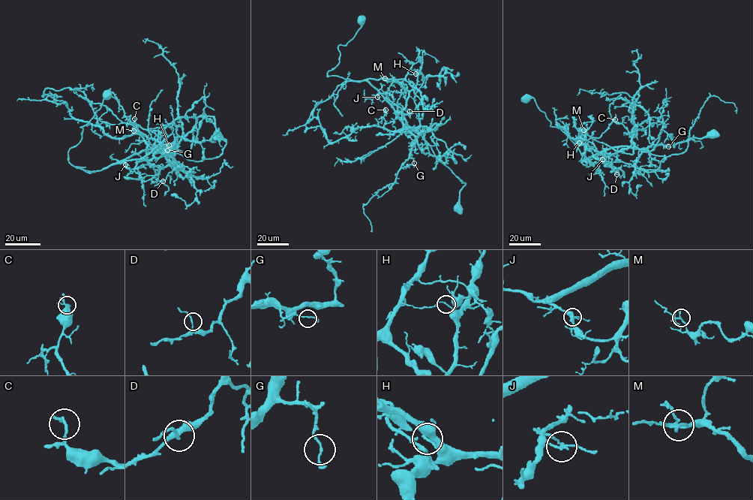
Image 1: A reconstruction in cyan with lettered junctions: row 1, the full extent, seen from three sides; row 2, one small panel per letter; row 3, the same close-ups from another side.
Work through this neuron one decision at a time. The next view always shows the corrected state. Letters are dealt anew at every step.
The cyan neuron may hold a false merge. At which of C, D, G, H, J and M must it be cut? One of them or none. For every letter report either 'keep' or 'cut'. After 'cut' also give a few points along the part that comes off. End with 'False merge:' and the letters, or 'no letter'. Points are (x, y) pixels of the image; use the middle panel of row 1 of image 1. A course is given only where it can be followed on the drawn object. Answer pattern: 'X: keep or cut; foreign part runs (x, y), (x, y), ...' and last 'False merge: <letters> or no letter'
C: keep
D: keep
G: keep
H: cut; foreign part runs (415, 73), (408, 73), (403, 79), (367, 80), (394, 109), (424, 153), (440, 157), (455, 144), (461, 146)
J: keep
M: keep
False merge: H

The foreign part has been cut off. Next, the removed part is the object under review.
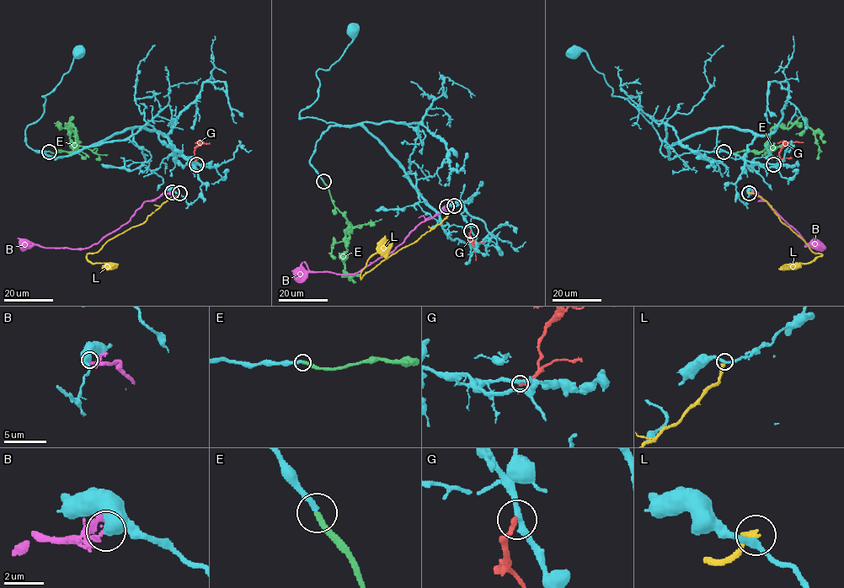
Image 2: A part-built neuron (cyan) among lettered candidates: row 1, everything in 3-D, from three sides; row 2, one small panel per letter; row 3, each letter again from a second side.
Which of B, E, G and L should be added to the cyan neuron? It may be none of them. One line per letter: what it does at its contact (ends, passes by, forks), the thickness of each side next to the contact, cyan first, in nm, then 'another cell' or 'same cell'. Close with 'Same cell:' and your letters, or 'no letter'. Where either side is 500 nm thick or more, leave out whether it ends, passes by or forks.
B: 650 nm thick on the cyan side, 200 nm on the other; another cell
E: it ends there; 300 nm thick on the cyan side, 320 nm on the other; same cell
G: it ends there; 320 nm thick on the cyan side, 280 nm on the other; another cell
L: it ends there; 260 nm thick on the cyan side, 260 nm on the other; another cell
Same cell: E

